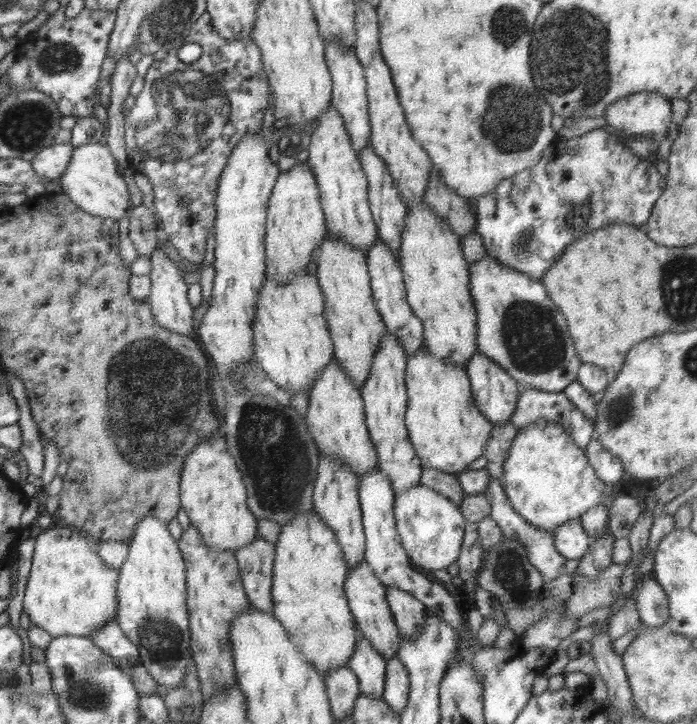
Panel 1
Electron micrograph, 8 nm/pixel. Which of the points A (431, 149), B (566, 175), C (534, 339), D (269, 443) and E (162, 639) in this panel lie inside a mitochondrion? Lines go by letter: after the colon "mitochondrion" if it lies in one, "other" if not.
A: other
B: other
C: mitochondrion
D: mitochondrion
E: mitochondrion

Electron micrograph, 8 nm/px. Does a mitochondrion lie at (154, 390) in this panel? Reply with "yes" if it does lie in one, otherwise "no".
yes

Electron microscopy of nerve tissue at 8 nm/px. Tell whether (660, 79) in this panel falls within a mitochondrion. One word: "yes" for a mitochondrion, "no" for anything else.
no

